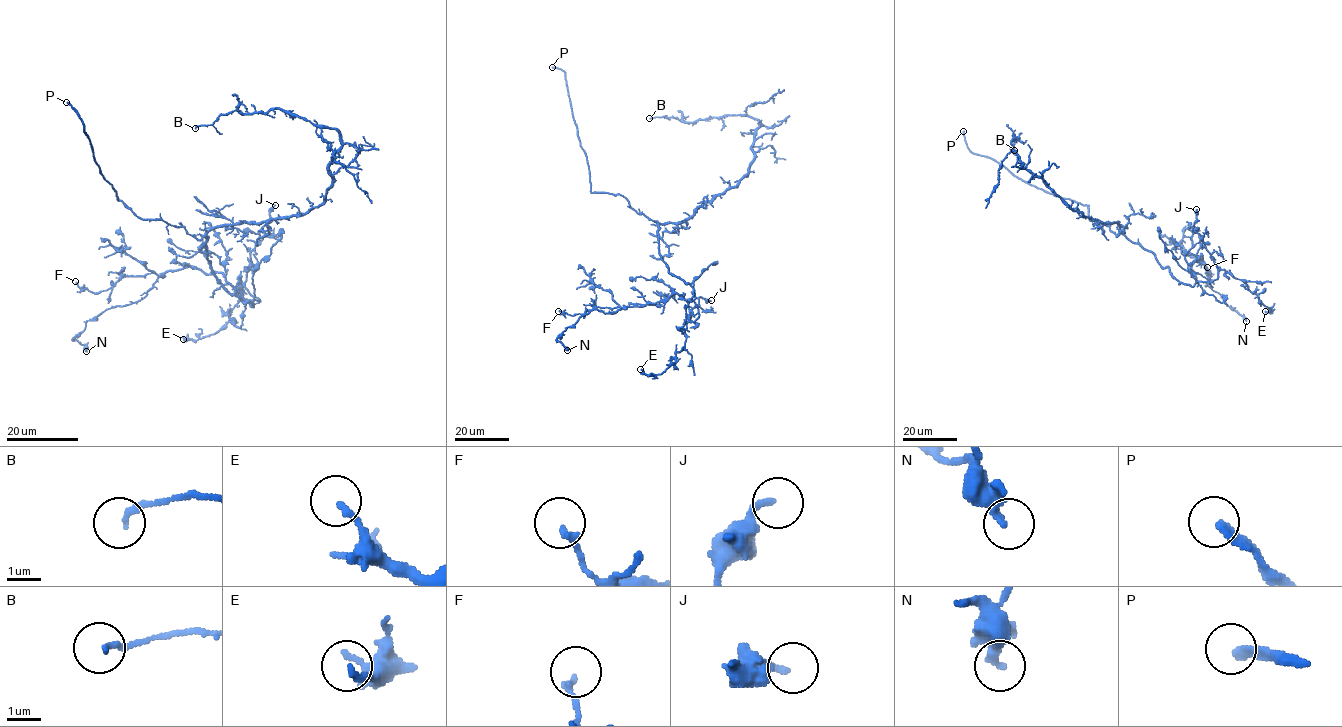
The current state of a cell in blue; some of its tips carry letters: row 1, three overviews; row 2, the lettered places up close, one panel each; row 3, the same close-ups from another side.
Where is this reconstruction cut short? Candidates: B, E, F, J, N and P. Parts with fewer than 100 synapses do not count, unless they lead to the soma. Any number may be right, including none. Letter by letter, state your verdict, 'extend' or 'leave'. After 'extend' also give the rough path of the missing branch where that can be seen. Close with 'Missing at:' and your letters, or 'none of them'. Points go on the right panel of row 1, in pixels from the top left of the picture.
B: leave
E: leave
F: leave
J: leave
N: leave
P: extend; course (963, 131), (960, 120), (939, 114)
Missing at: P

